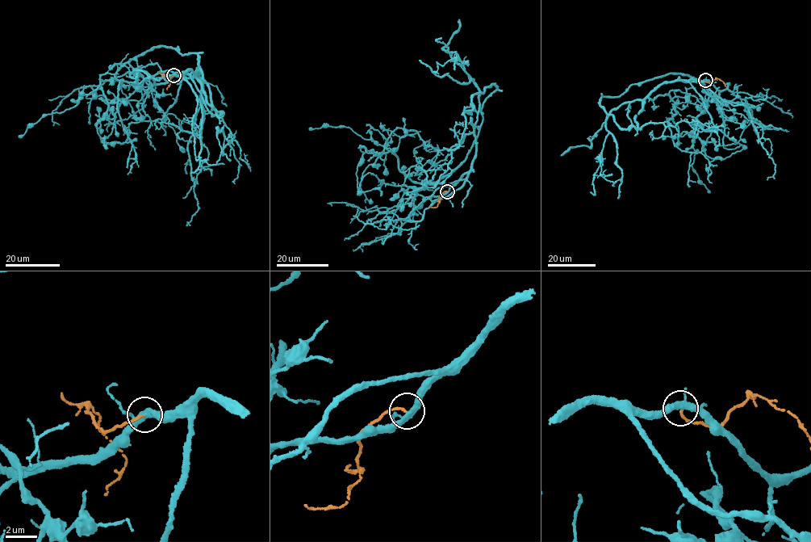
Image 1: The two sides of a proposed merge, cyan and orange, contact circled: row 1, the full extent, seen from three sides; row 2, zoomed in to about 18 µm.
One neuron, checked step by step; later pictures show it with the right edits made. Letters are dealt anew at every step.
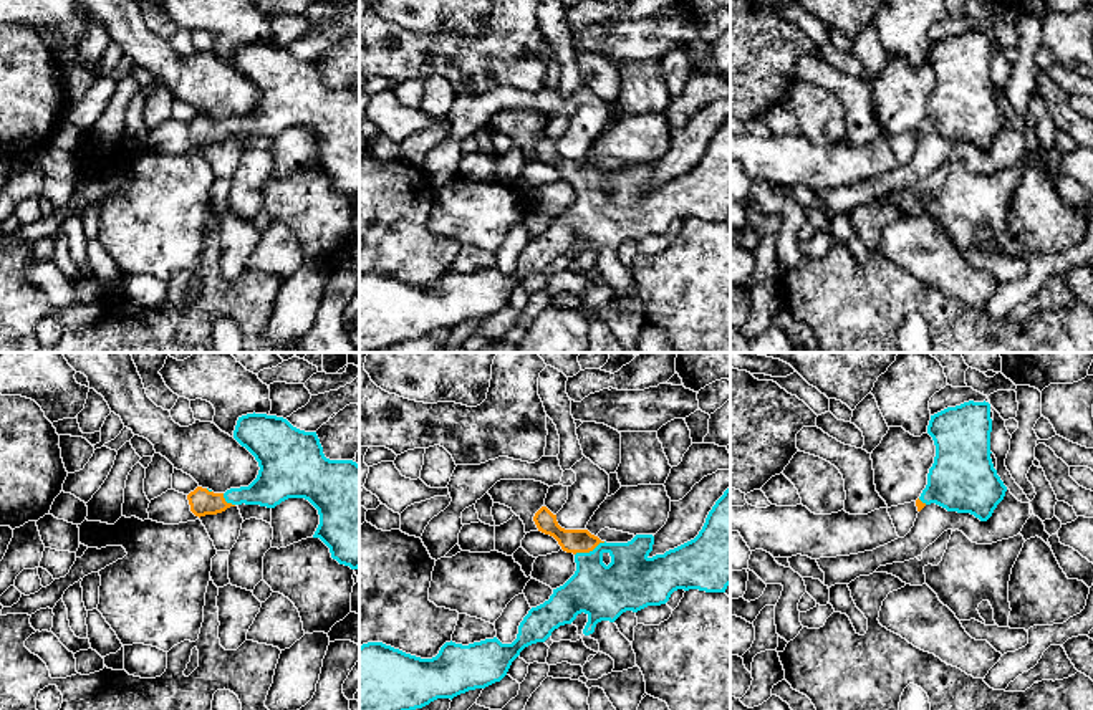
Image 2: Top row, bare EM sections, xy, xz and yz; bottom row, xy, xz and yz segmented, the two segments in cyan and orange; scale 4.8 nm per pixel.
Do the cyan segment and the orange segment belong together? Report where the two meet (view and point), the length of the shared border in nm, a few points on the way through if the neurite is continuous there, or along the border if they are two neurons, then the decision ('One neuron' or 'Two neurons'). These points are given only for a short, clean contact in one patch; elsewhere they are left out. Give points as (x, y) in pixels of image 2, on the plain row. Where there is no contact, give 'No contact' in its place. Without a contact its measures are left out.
Touches cyan at xz (590, 181). Shared border 170 nm. Path across: xz (631, 211), (611, 211), (590, 181), (580, 171), (573, 171). One neuron

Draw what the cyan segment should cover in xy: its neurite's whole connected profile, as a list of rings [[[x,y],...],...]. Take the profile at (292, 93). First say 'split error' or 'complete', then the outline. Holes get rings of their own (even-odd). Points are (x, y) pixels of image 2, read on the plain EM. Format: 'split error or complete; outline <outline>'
split error; outline [[[277,45],[238,46],[234,68],[258,91],[257,108],[225,122],[197,116],[187,124],[190,141],[200,147],[242,132],[275,137],[288,127],[305,127],[320,144],[313,167],[320,167],[339,194],[358,199],[359,94],[326,88],[316,61],[300,60]]]

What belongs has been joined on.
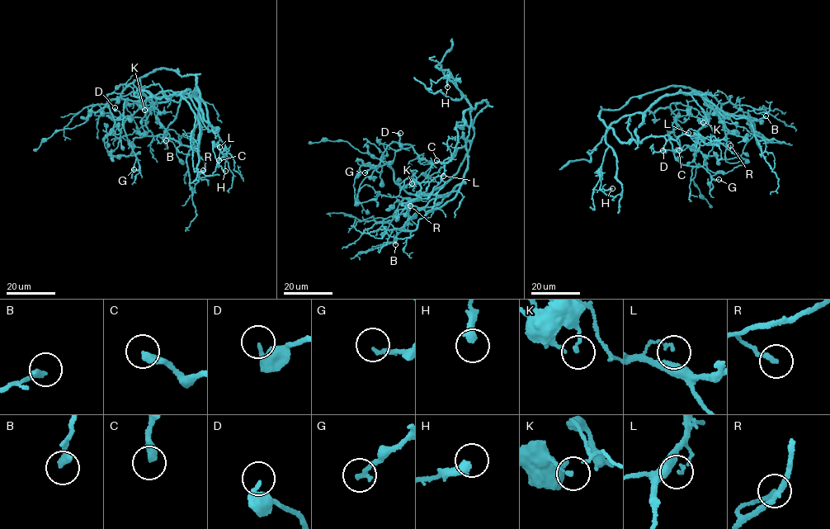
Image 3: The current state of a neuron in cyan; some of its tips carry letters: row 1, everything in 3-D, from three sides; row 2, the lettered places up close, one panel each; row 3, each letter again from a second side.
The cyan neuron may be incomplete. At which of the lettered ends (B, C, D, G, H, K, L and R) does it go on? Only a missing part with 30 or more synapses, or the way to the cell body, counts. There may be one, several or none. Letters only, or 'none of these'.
none of these

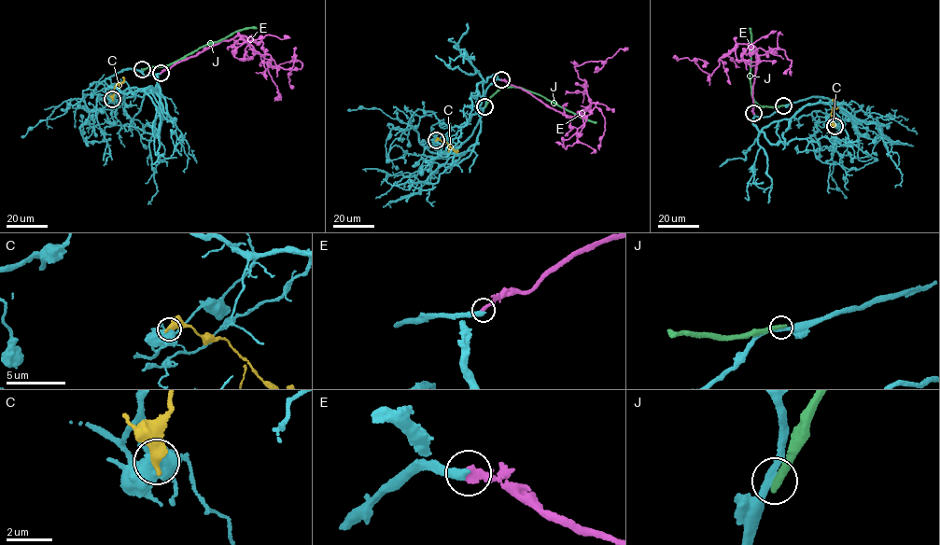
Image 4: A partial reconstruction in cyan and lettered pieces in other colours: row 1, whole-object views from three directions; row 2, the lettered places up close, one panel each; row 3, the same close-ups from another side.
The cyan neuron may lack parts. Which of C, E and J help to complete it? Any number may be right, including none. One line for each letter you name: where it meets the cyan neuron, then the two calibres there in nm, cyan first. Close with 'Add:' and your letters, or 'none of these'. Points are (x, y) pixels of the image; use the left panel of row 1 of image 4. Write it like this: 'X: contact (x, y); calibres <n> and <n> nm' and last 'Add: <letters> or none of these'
E: contact (161, 73); calibres 420 and 360 nm
Add: E

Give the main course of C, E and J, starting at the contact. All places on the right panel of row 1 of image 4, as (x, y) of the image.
C: (834, 126), (831, 113), (833, 99)
E: (753, 114), (757, 49), (749, 43), (738, 43), (720, 58), (711, 76), (694, 60), (673, 57)
J: (783, 105), (764, 106), (753, 101), (749, 77), (750, 29)

